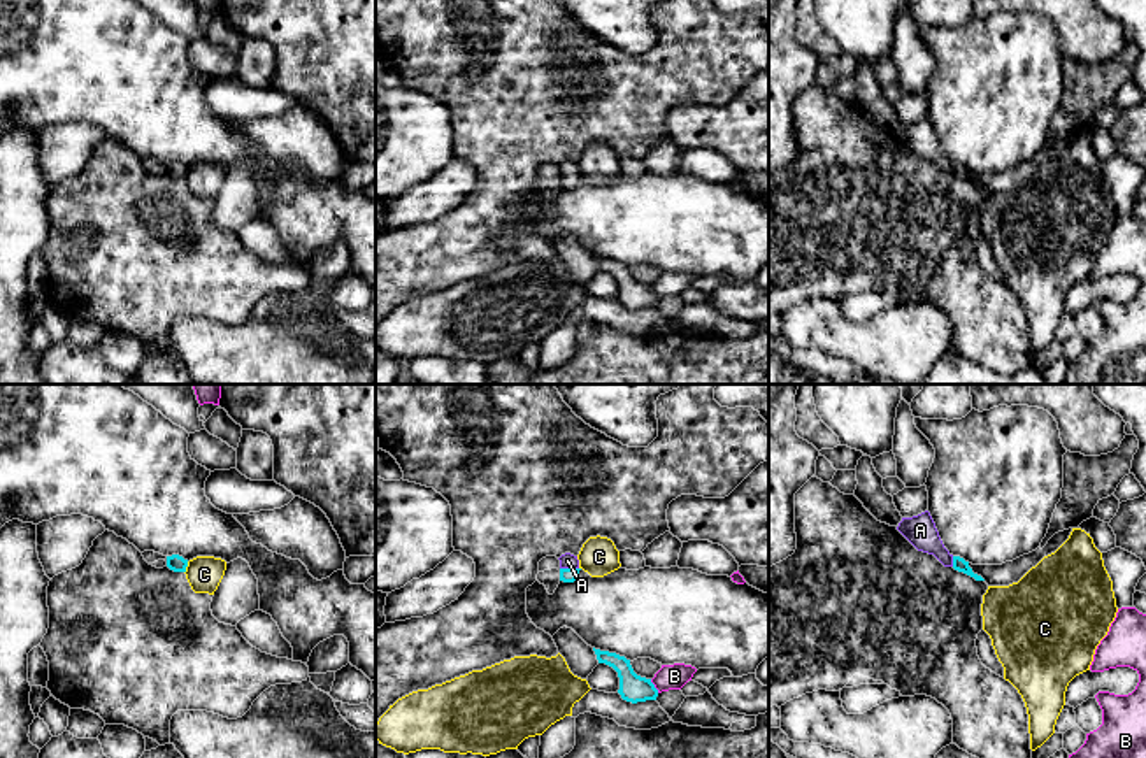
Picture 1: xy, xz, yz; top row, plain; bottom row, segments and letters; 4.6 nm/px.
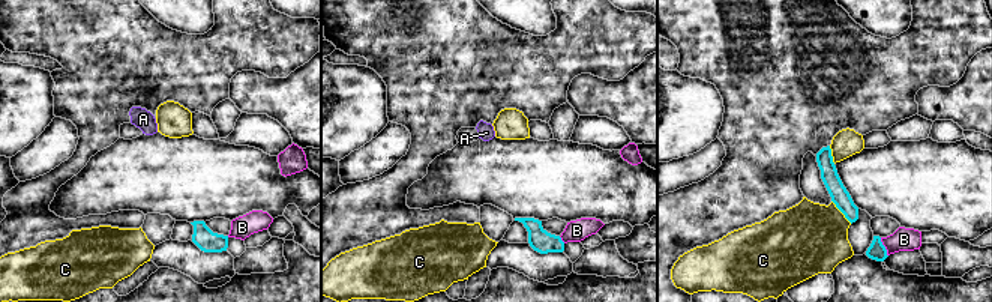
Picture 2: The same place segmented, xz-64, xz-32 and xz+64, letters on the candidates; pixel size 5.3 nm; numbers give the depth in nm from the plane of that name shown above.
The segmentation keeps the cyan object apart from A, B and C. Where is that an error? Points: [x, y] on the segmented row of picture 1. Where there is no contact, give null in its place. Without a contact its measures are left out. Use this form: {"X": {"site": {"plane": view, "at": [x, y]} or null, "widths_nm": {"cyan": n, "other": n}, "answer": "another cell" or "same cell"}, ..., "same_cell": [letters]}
{"A": {"site": {"plane": "xz", "at": [569, 569]}, "widths_nm": {"cyan": 60, "other": 70}, "answer": "same cell"}, "B": {"site": {"plane": "xz", "at": [653, 686]}, "widths_nm": {"cyan": 130, "other": 110}, "answer": "another cell"}, "C": {"site": {"plane": "xy", "at": [186, 565]}, "widths_nm": {"cyan": 80, "other": 160}, "answer": "another cell"}, "same_cell": ["A"]}

